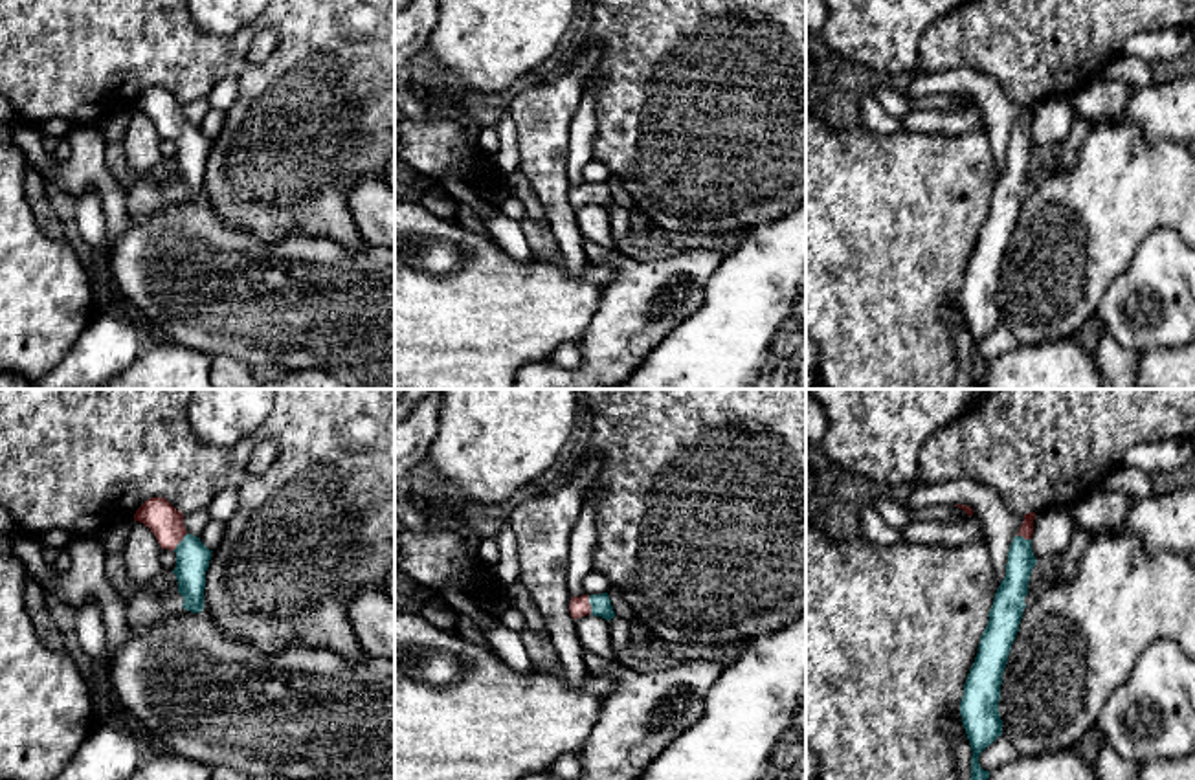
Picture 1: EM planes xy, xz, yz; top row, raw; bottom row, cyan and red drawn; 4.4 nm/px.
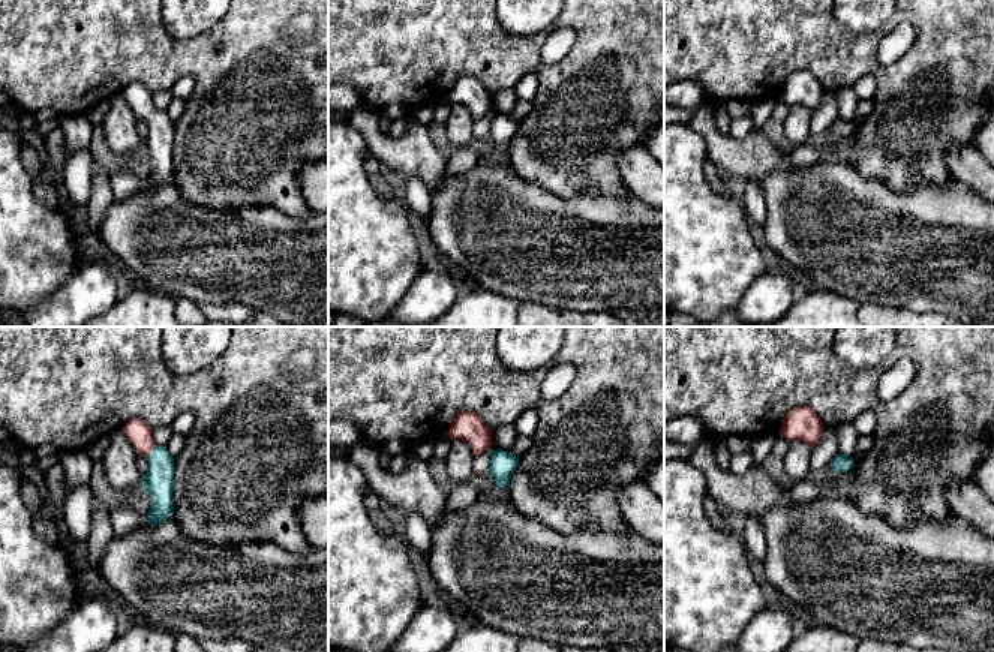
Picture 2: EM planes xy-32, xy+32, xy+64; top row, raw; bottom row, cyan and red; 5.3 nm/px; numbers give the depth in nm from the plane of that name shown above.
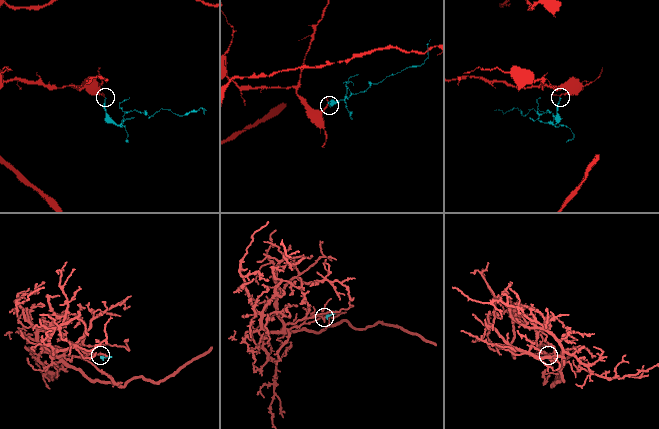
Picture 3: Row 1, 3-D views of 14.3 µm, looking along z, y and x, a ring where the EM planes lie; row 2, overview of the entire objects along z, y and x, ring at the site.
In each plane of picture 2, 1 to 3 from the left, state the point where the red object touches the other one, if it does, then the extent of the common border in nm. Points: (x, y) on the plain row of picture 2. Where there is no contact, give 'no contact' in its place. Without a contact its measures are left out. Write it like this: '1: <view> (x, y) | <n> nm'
1: xy-32 (152, 116) | 90 nm
2: no contact
3: no contact

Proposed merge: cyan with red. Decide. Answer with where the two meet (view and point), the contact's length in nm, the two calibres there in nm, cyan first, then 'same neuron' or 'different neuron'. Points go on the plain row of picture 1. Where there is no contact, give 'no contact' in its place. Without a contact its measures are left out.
contact xz (591, 195); length 80 nm; calibres 100 and 90 nm; same neuron

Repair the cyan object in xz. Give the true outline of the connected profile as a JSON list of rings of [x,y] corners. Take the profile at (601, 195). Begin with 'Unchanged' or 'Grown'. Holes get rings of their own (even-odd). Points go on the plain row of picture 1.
Grown. [[[608,182],[591,184],[591,185],[587,184],[573,185],[569,200],[575,209],[586,204],[602,206],[606,209],[611,209],[615,206]]]

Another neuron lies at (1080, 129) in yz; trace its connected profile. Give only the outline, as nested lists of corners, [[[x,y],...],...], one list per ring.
[[[1074,117],[1070,134],[1067,136],[1063,143],[1059,143],[1061,152],[1059,152],[1055,171],[1067,171],[1076,163],[1078,150],[1092,128],[1094,128],[1092,121],[1085,117]]]

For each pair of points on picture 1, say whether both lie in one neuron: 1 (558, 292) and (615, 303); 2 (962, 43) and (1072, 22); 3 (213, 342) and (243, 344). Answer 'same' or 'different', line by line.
1: different
2: same
3: same

